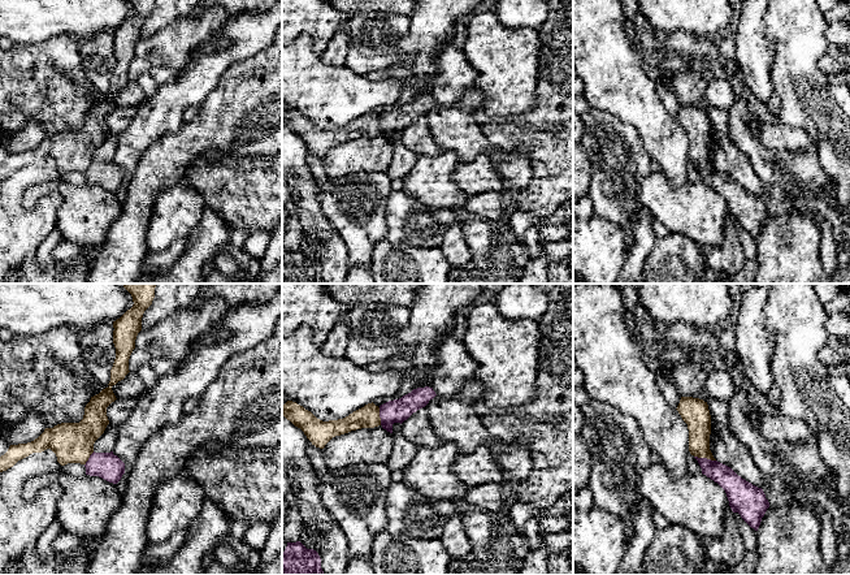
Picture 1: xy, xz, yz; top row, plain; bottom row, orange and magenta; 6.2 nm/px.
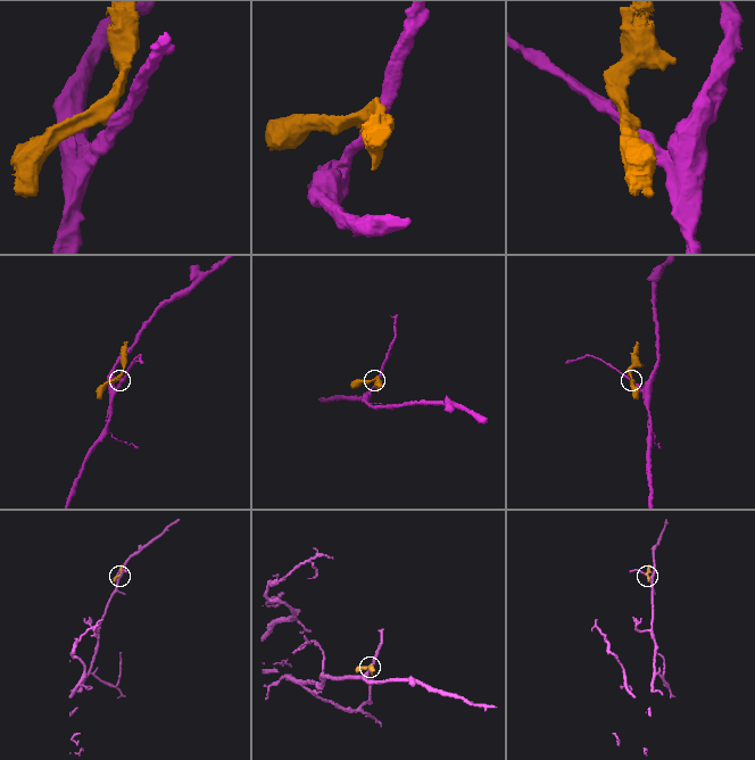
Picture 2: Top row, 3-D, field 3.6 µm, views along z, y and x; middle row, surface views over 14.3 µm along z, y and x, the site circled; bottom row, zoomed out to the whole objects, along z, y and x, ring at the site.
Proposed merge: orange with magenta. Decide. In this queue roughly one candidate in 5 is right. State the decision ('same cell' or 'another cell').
another cell

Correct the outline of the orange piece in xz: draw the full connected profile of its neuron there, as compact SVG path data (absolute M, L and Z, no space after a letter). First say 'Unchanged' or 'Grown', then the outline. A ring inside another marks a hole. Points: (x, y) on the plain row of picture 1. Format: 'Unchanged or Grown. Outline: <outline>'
Unchanged. Outline: M287 109L282 114L282 125L290 129L295 135L300 137L312 154L320 157L324 157L335 144L361 137L374 137L381 134L380 116L373 111L343 127L322 130L296 111Z

